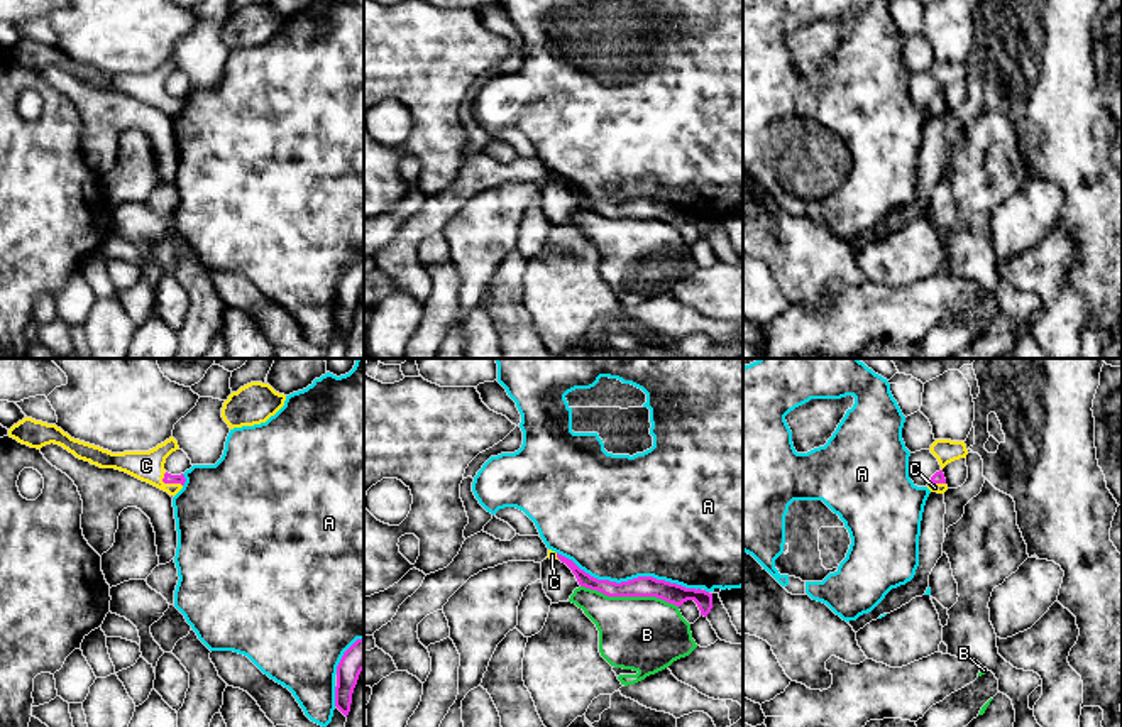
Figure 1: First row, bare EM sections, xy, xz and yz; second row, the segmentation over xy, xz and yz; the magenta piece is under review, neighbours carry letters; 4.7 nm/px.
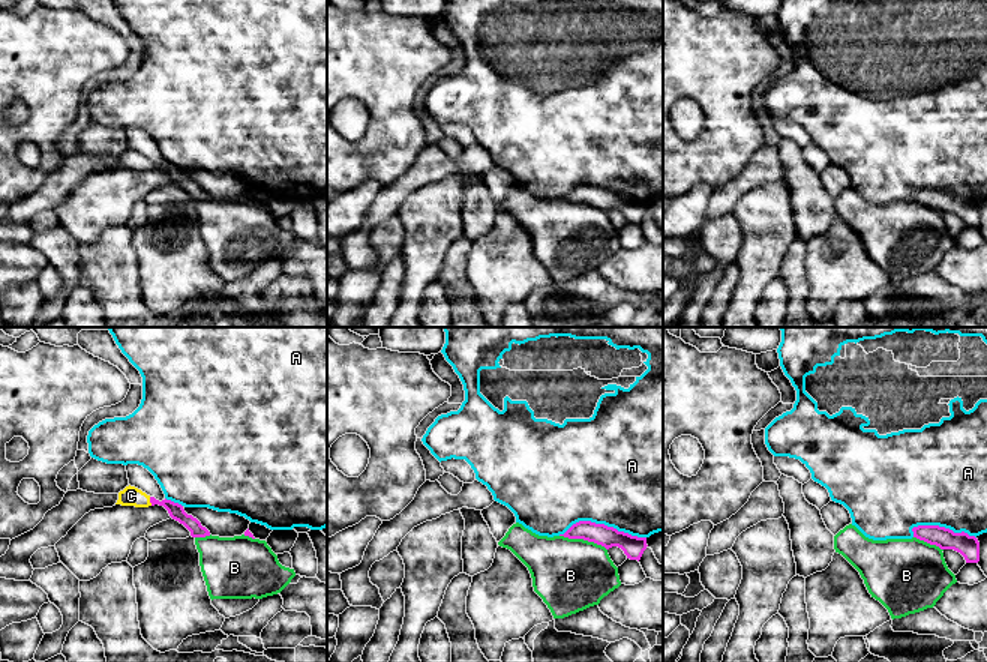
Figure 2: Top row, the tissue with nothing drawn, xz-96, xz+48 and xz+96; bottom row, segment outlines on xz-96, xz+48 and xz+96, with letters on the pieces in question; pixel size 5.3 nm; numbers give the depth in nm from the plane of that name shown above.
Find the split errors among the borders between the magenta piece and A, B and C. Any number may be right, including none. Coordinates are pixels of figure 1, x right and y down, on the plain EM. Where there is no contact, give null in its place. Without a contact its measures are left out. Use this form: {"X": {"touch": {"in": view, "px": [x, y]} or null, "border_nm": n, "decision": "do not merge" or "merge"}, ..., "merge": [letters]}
{"A": {"touch": {"in": "xz", "px": [630, 202]}, "border_nm": 700, "decision": "do not merge"}, "B": {"touch": {"in": "xz", "px": [630, 217]}, "border_nm": 480, "decision": "do not merge"}, "C": {"touch": {"in": "xy", "px": [170, 103]}, "border_nm": 110, "decision": "merge"}, "merge": ["C"]}

